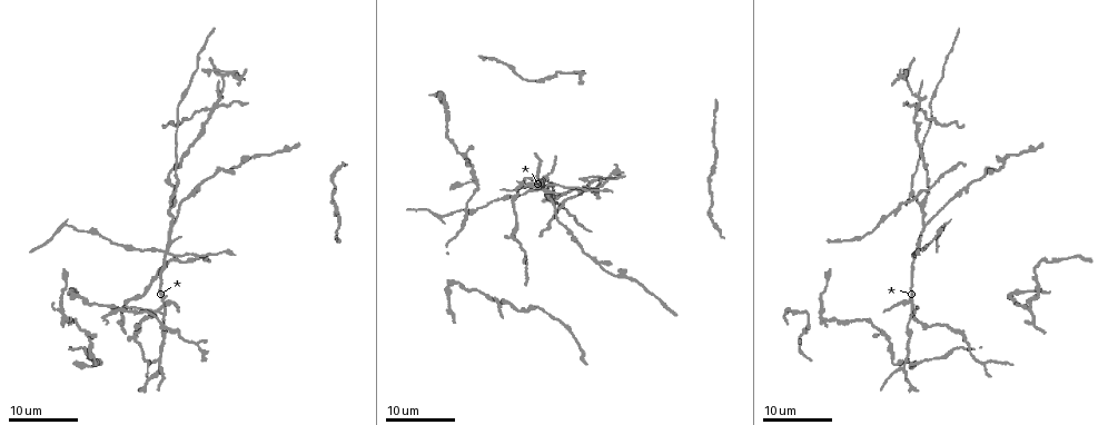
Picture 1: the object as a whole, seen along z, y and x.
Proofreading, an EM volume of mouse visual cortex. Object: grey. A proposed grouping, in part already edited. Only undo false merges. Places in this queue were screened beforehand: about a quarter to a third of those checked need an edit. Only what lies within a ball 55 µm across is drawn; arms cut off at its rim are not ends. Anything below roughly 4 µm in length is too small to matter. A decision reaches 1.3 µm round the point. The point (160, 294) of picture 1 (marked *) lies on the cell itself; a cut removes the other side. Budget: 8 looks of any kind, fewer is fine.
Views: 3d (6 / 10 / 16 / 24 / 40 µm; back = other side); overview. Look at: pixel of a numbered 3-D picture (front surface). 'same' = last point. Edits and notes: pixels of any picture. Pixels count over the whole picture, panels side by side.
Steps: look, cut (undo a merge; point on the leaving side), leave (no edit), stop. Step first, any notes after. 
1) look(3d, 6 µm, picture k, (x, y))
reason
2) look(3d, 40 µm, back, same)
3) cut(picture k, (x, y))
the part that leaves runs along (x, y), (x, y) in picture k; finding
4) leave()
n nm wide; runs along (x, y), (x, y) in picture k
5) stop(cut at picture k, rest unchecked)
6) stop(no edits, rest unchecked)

look(3d, 24 µm, picture 1, (913, 308))
a fork

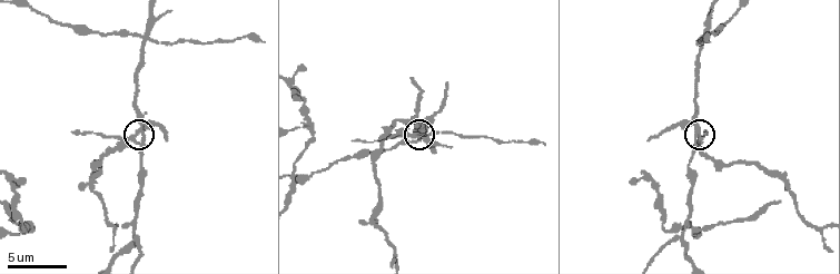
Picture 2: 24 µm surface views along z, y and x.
look(3d, 10 µm, picture 2, (141, 131))
closer look

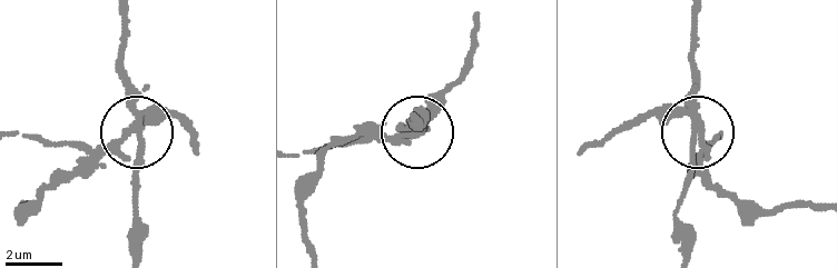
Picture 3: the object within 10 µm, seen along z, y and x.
leave()
runs along (125, 82), (139, 137), (139, 228) in picture 3; one cell here

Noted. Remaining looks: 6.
look(3d, 24 µm, picture 1, (925, 223))
side arm on a straight run

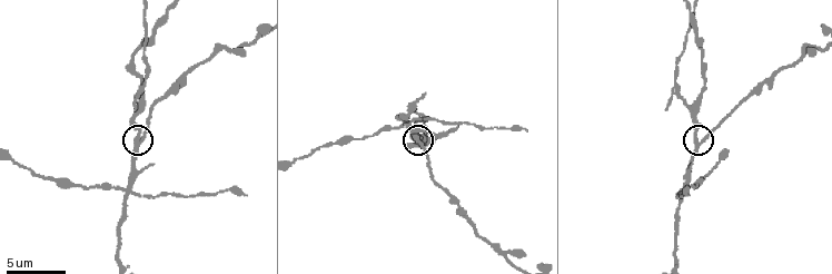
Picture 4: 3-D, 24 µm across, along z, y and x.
look(3d, 6 µm, picture 4, (697, 145))

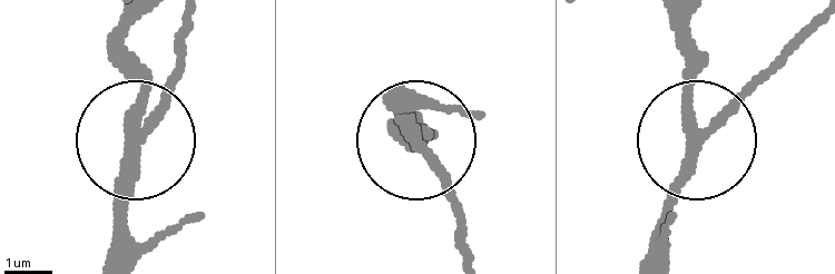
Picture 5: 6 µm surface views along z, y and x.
leave()
240 nm wide; runs along (111, 253), (144, 86), (124, 18) in picture 5; continuous, no second cell

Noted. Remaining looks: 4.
look(3d, 16 µm, picture 1, (225, 74))

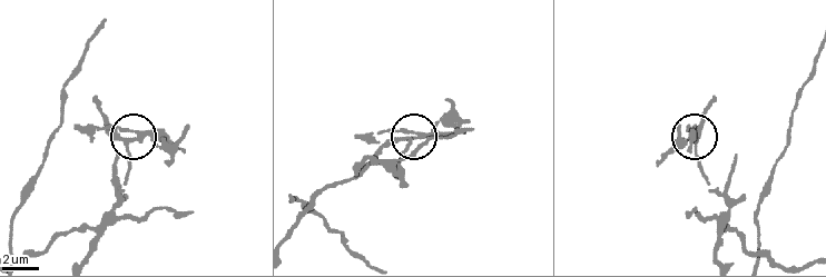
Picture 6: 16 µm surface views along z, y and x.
look(3d, 6 µm, picture 6, (416, 132))

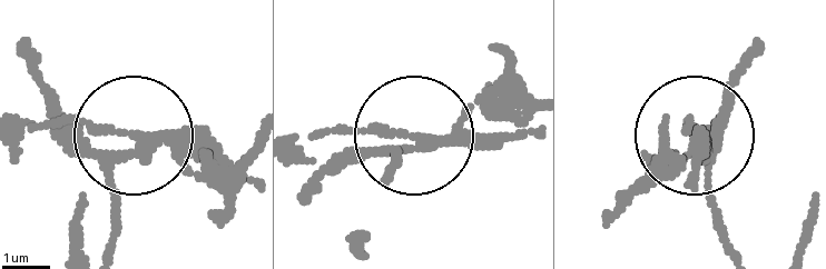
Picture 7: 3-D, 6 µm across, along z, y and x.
leave()
210 nm wide; runs along (387, 177), (400, 138), (316, 177) in picture 7; continuous, no second cell

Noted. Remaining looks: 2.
look(3d, 24 µm, picture 1, (211, 107))
a fork

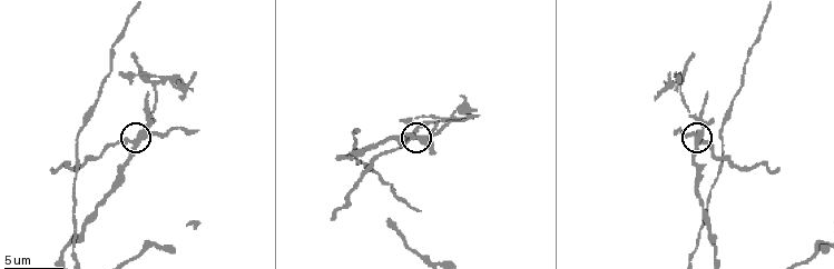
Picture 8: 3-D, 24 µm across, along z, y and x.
look(3d, 10 µm, picture 8, (131, 141))

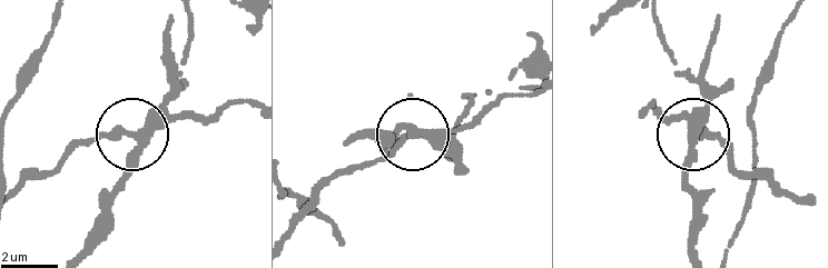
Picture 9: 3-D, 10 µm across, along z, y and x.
leave()
runs along (697, 252), (688, 159), (697, 116), (728, 82) in picture 9; continuous, no second cell

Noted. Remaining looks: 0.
stop(no edits, rest unchecked)

